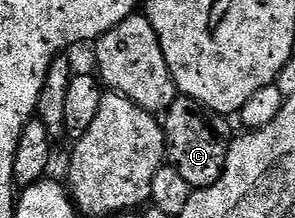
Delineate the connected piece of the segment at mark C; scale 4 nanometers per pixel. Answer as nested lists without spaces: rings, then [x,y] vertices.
[[[177,95],[175,99],[162,116],[167,163],[182,174],[184,181],[190,182],[193,190],[209,188],[224,173],[230,143],[229,121],[188,96]]]

